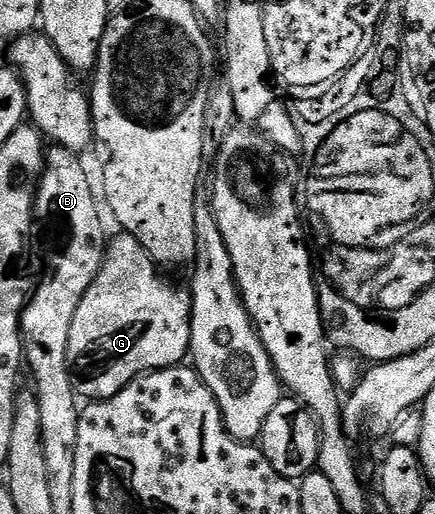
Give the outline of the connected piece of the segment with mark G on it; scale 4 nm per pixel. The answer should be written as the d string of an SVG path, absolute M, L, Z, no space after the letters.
M121 232L107 242L104 262L90 283L90 291L82 295L74 323L70 323L70 339L66 347L68 369L72 373L72 386L77 394L89 402L105 401L122 387L126 387L143 373L156 373L181 364L190 353L190 327L192 326L192 294L187 288L171 285L160 273L155 261L129 233Z

